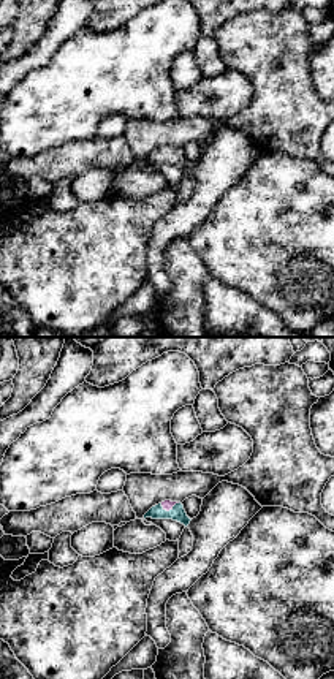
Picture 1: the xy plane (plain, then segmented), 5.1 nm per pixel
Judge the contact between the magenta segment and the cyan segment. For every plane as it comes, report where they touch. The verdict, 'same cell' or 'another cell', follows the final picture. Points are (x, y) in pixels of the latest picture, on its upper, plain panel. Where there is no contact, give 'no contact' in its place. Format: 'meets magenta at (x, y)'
meets magenta at (170, 154)

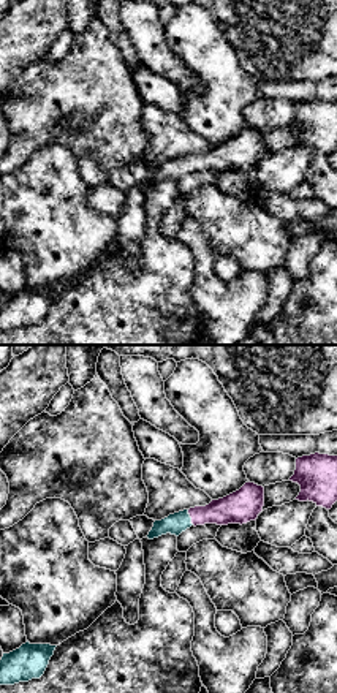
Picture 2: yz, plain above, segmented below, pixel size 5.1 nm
meets magenta at (190, 162)

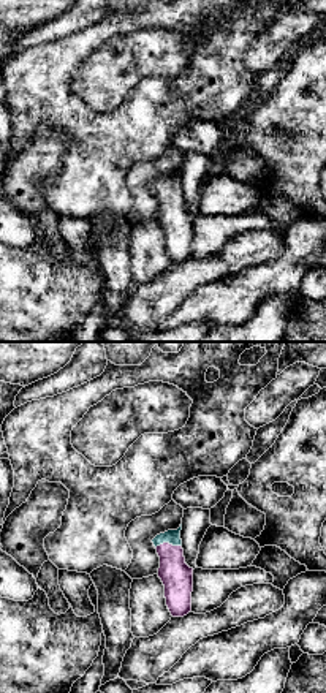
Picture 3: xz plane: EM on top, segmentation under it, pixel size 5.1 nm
meets magenta at (168, 189)

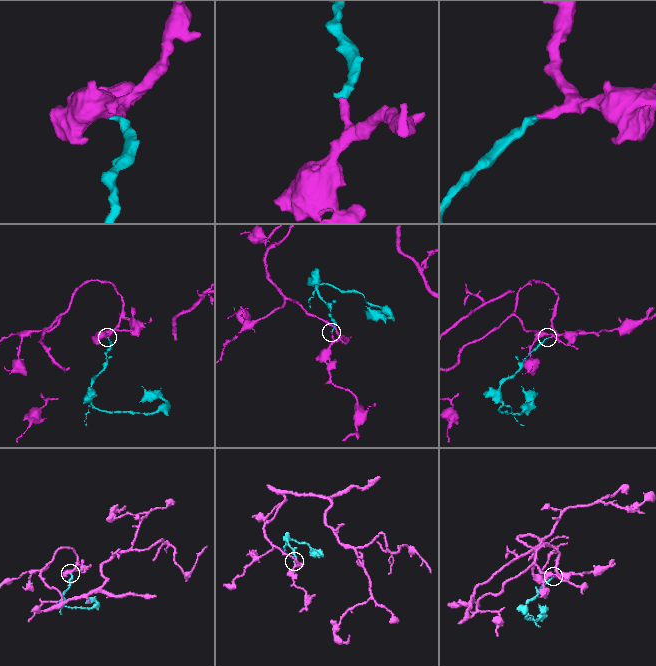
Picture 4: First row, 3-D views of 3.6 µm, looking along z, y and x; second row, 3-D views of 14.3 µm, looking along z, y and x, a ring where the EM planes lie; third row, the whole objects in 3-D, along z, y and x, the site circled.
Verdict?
same cell

